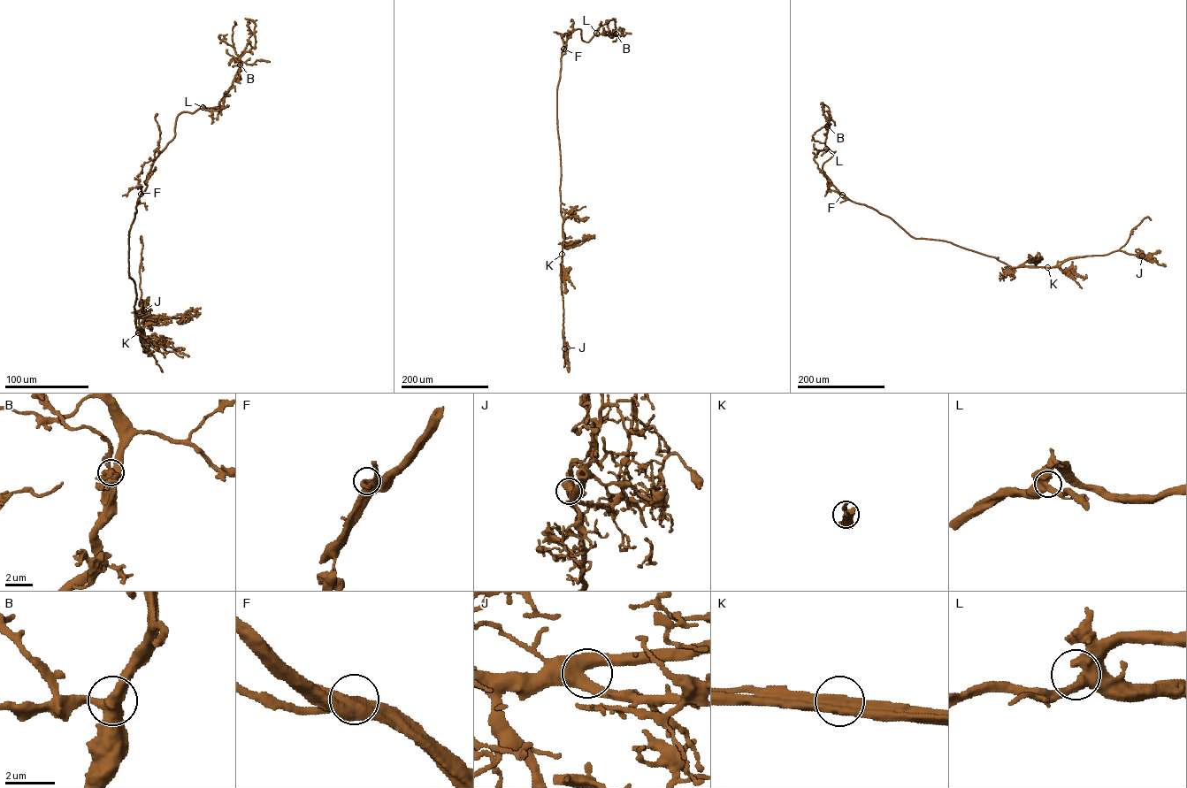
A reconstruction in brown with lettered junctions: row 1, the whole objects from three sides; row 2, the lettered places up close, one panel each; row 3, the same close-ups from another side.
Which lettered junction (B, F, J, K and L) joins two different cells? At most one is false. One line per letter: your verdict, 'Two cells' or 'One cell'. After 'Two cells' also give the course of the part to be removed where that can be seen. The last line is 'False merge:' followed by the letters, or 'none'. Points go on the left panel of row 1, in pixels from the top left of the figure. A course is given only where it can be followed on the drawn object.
B: One cell
F: One cell
J: One cell
K: Two cells. Course of the part to remove: (138, 332), (142, 332), (139, 327), (144, 320), (140, 315), (141, 306)
L: One cell
False merge: K

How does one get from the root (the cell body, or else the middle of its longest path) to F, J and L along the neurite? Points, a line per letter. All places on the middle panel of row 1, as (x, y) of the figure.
F: (559, 138), (557, 90), (563, 49)
J: (559, 138), (564, 348)
L: (559, 138), (557, 90), (562, 53), (575, 29), (581, 30), (582, 39), (587, 42), (596, 33)

